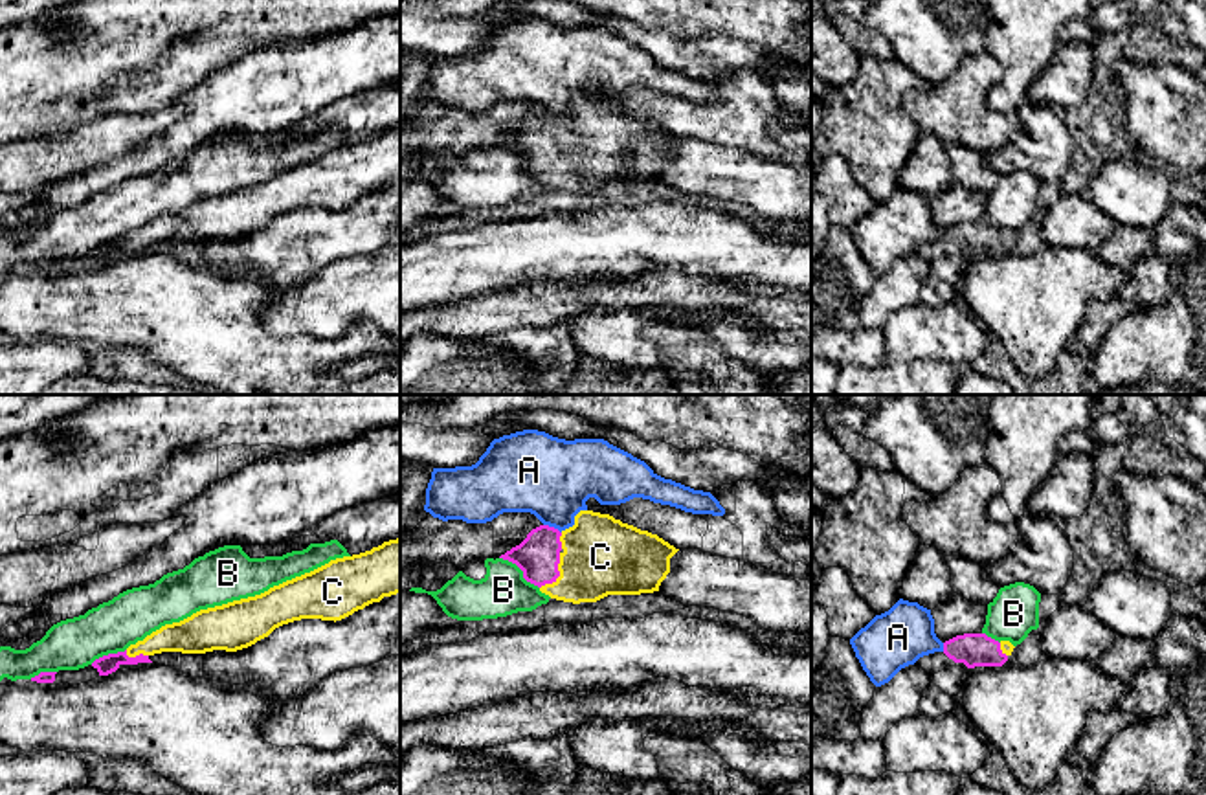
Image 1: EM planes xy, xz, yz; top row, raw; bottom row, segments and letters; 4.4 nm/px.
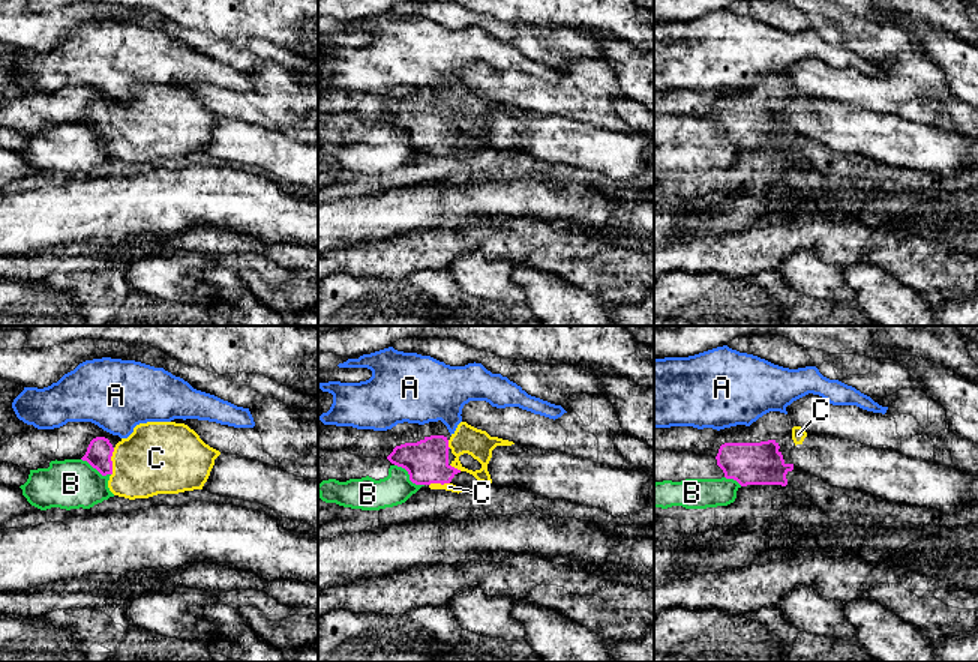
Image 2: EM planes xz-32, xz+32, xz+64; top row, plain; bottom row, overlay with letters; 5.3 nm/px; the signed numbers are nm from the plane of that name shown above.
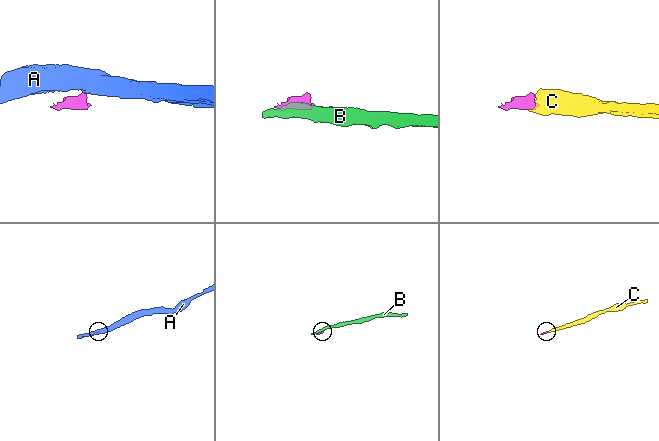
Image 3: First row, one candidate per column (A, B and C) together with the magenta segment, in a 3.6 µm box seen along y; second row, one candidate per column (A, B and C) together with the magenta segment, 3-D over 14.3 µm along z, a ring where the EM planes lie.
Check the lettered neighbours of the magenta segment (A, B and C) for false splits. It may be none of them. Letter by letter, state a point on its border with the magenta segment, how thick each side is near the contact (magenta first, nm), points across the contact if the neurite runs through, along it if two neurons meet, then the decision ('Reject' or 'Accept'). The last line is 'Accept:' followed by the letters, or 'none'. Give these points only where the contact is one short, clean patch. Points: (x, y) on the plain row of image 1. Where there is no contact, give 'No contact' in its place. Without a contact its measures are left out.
A: Touches magenta at xz (553, 116). Thickness 190 nm (magenta) against 360 nm. Boundary: xz (544, 112), (560, 122). Reject
B: Touches magenta at xz (522, 158). Thickness 190 nm (magenta) against 200 nm. Reject
C: Touches magenta at xz (558, 162). Thickness 190 nm (magenta) against 340 nm. Path across: xz (538, 144), (558, 162), (584, 162), (601, 145). Accept
Accept: C

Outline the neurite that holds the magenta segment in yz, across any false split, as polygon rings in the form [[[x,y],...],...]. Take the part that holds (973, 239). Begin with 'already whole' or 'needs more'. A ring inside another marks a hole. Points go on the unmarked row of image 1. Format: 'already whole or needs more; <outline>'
needs more; [[[964,222],[944,231],[944,242],[967,257],[1002,255],[1013,237],[1010,230],[999,231],[986,222]]]

